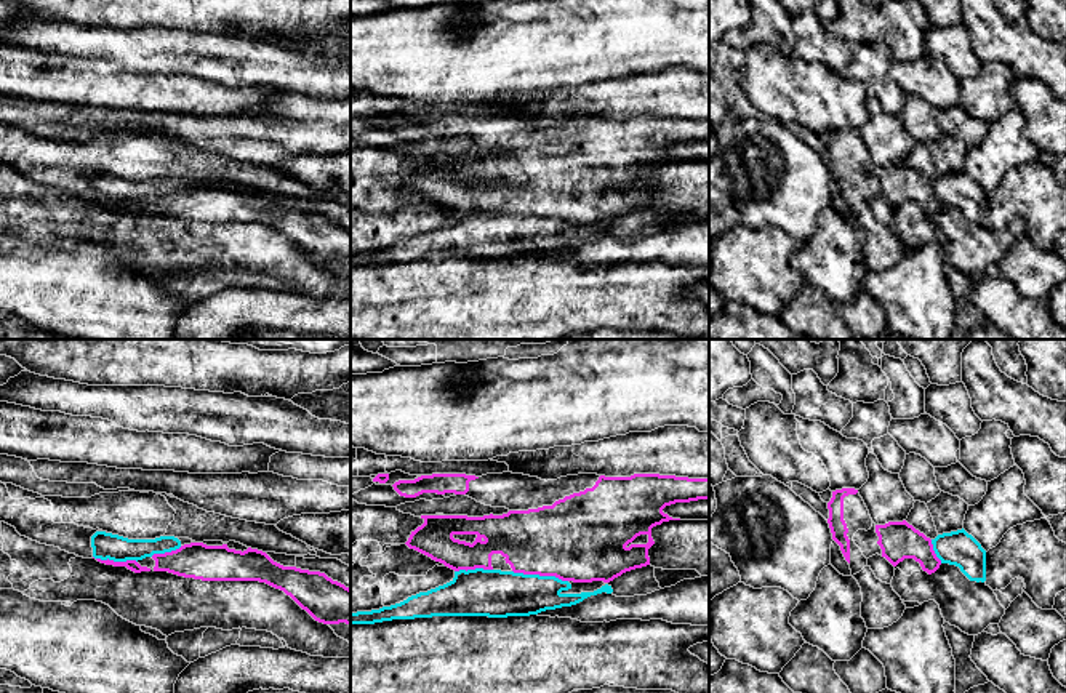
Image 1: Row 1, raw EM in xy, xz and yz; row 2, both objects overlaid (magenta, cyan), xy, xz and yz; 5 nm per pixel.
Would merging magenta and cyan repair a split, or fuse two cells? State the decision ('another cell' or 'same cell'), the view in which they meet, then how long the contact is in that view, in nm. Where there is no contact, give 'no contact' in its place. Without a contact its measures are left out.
another cell; meets magenta in xz; contact 280 nm long

